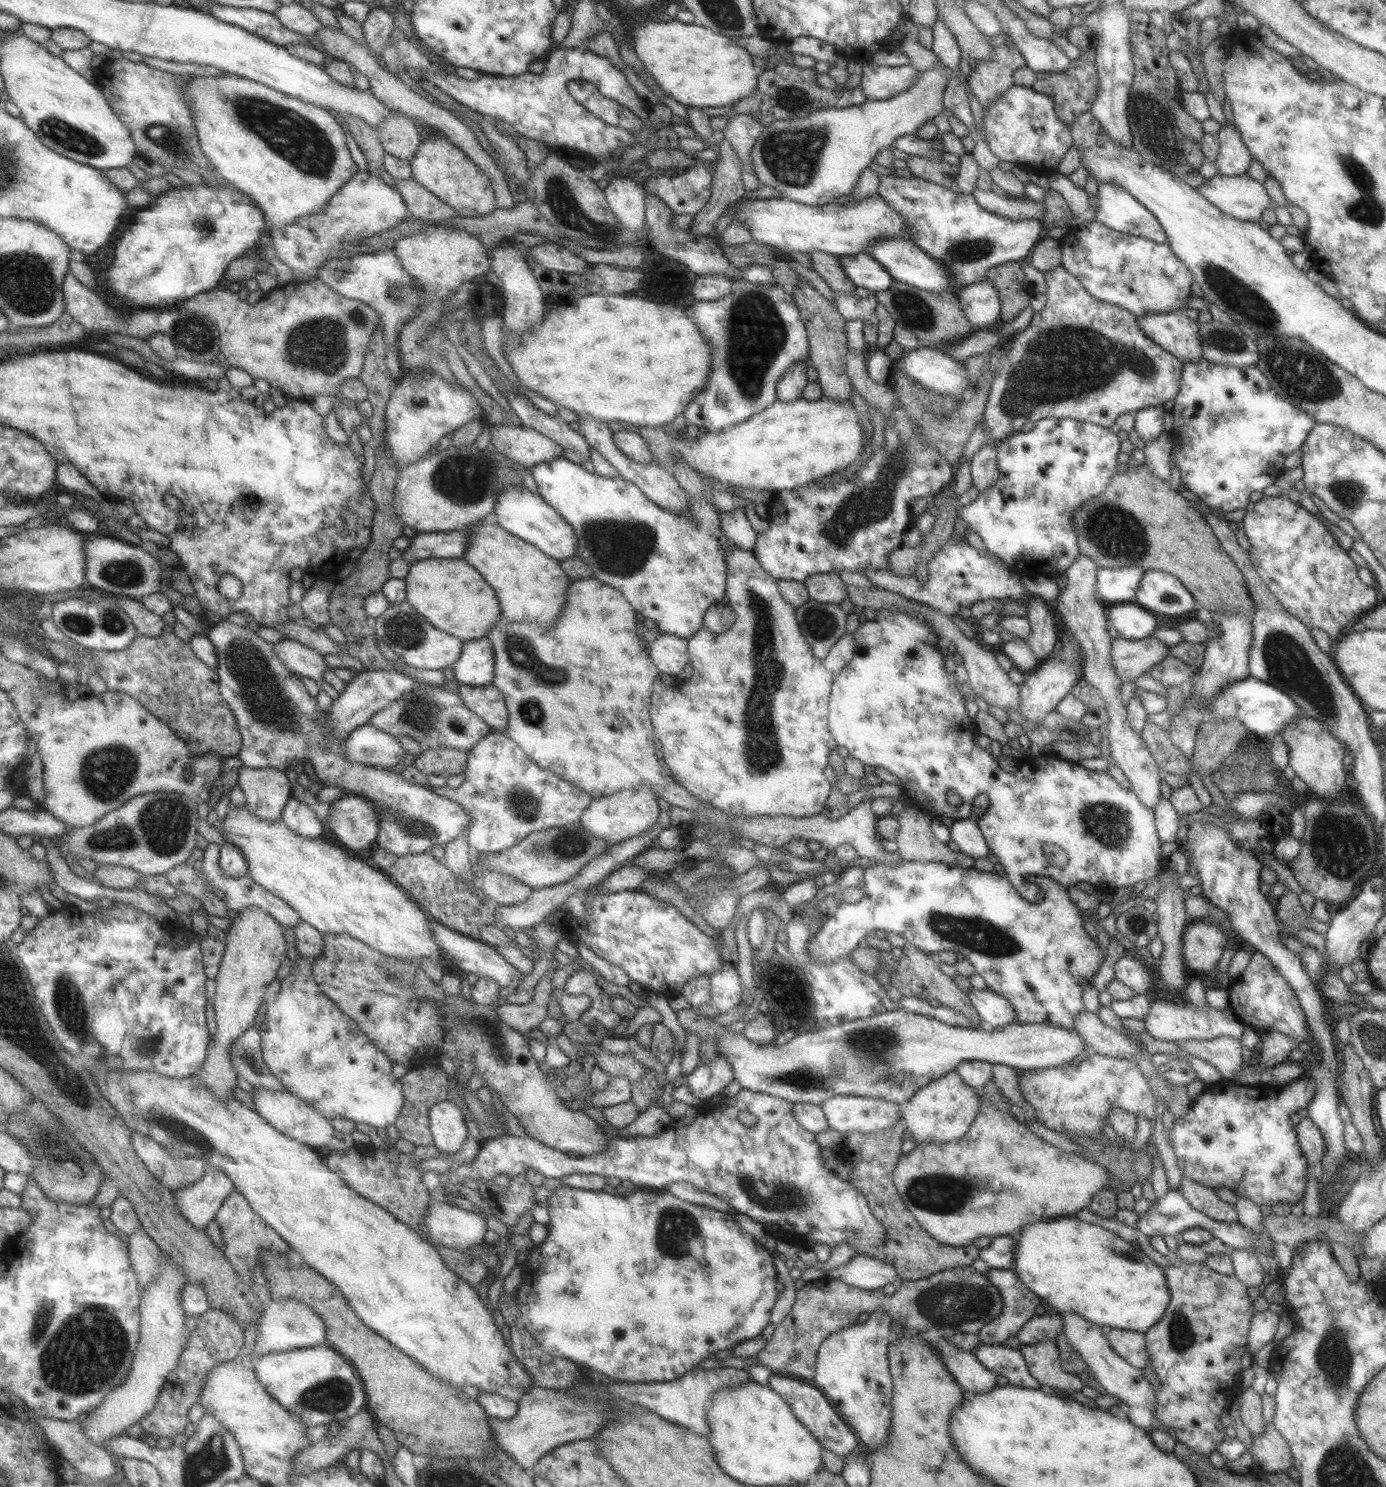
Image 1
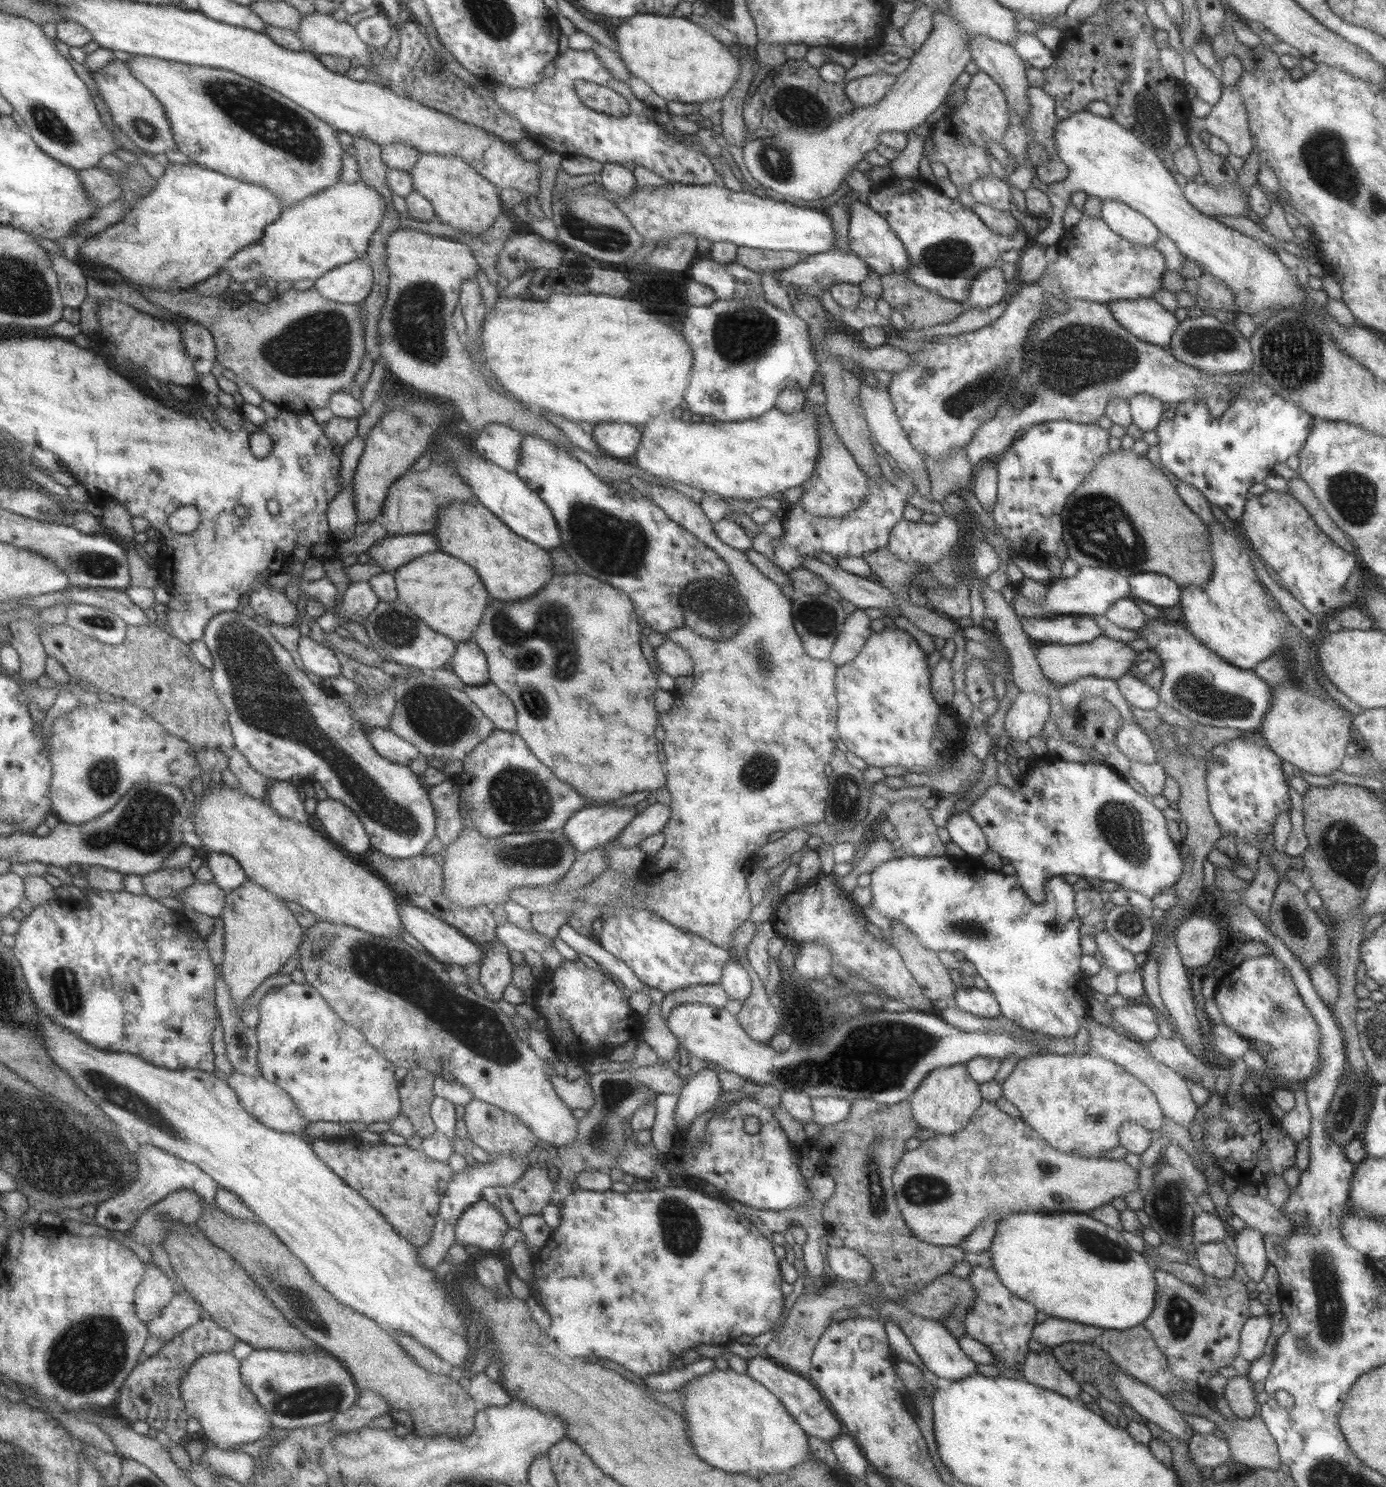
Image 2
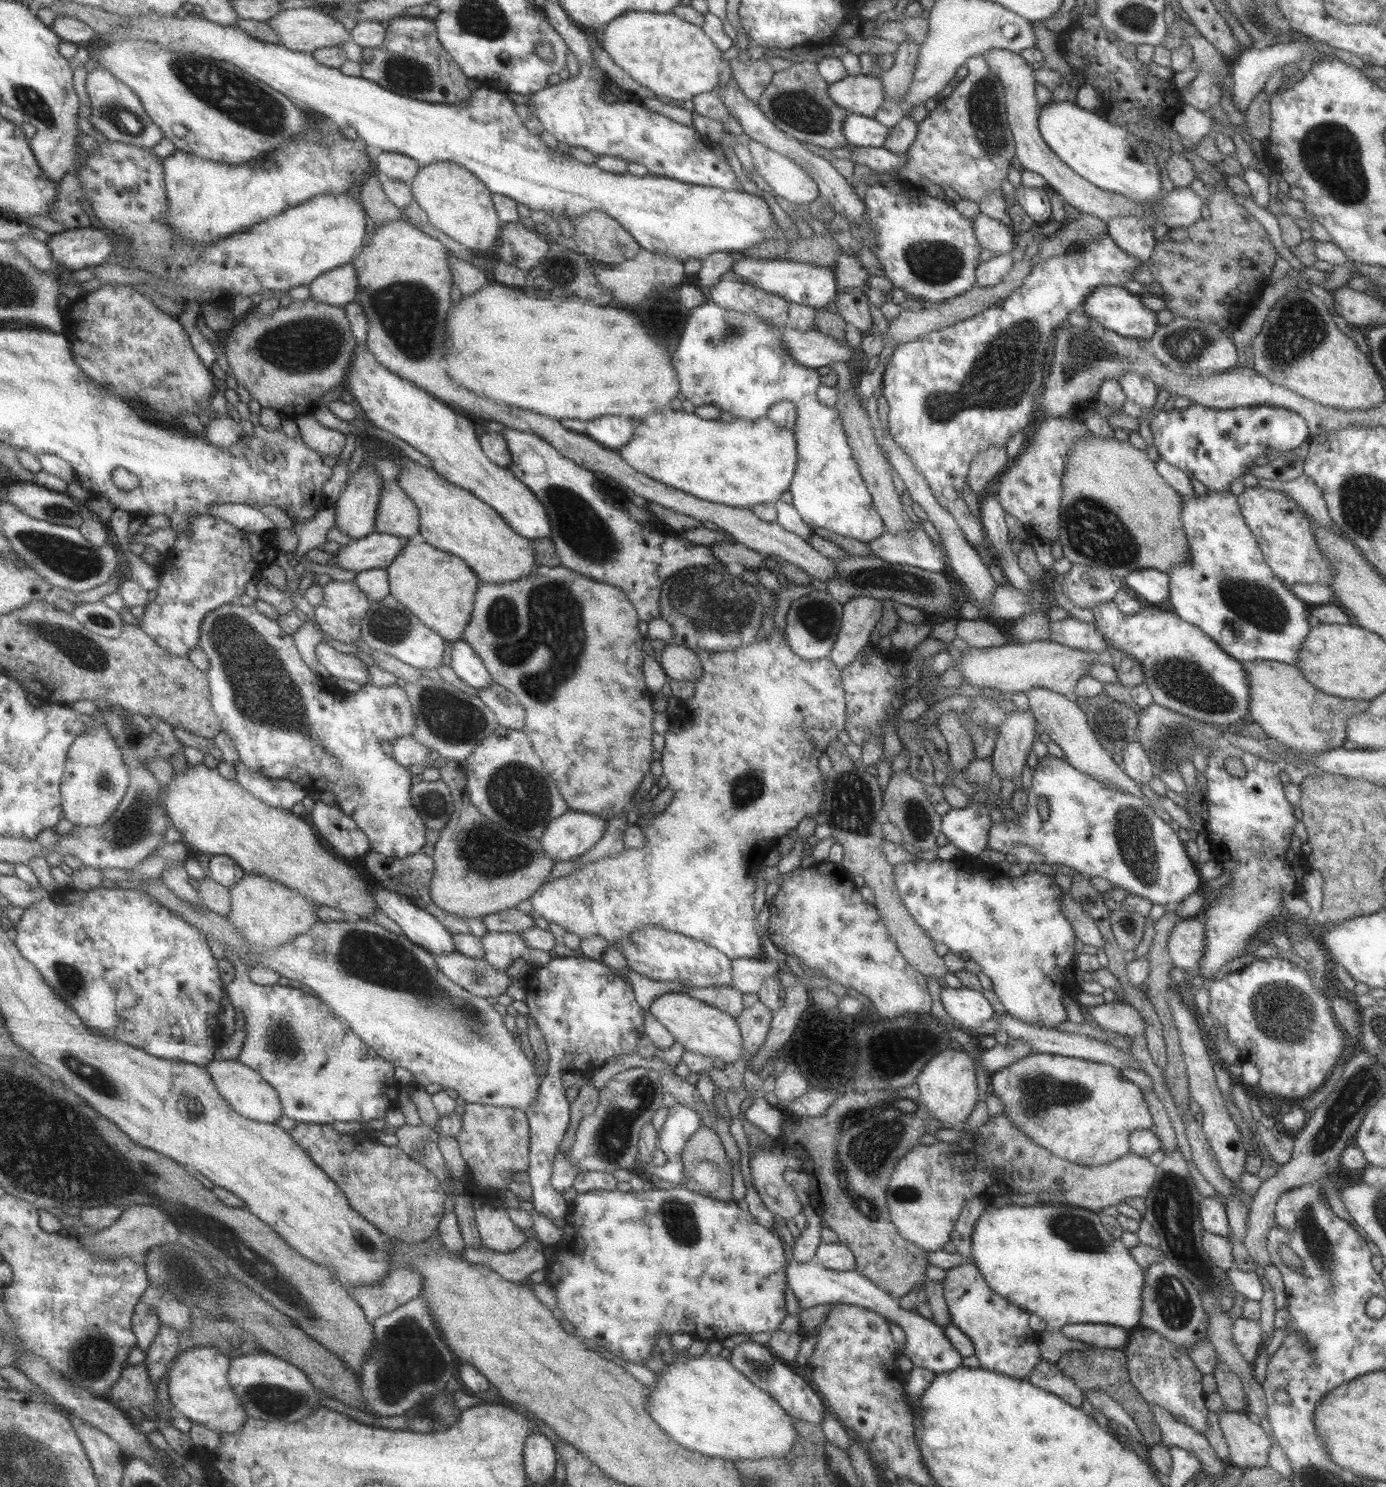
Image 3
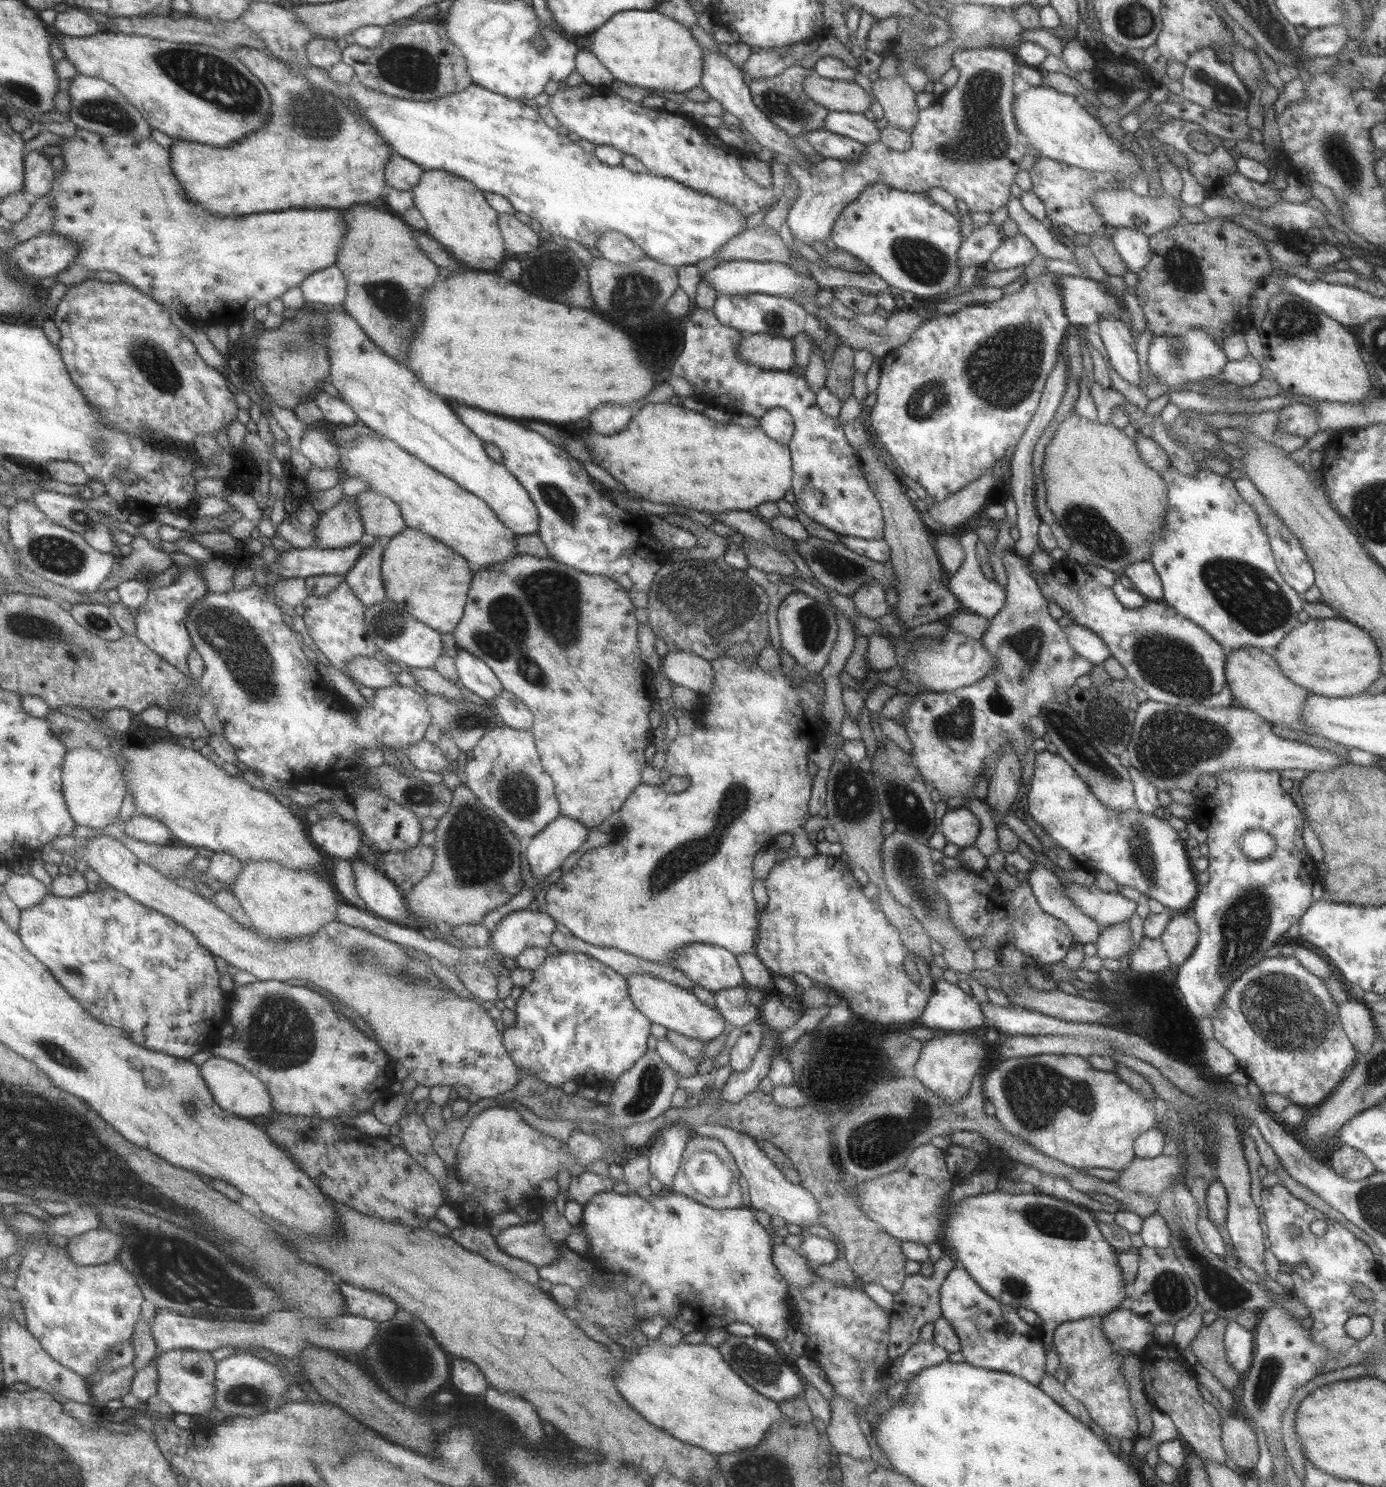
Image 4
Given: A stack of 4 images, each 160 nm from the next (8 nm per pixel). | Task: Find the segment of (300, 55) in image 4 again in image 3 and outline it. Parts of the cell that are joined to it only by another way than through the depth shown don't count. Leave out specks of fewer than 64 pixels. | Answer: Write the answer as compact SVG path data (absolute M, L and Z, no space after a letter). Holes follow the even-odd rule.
M300 7L297 9L283 9L266 23L279 35L280 44L299 50L301 52L314 53L318 48L326 46L340 46L343 42L352 40L351 32L337 20L333 14L319 12L313 7Z

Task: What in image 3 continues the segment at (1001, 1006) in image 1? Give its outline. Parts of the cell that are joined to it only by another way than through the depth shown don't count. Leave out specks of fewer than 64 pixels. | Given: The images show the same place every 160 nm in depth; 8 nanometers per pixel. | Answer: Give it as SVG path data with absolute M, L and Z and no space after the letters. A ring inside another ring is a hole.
M945 985L940 990L939 1000L952 1022L968 1033L994 1016L993 1008L981 991L963 986L951 988Z

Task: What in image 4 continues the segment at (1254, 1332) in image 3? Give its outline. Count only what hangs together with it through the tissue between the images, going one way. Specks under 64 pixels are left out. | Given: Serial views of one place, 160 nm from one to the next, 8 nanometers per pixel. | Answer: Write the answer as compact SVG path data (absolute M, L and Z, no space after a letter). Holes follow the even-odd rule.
M1228 1319L1223 1343L1230 1367L1235 1372L1244 1375L1253 1358L1253 1334L1242 1328L1235 1319Z

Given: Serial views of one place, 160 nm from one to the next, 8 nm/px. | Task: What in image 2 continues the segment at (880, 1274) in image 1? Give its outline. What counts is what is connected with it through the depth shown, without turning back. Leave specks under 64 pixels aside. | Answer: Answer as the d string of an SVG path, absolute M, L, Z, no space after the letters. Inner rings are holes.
M827 1247L824 1260L830 1271L843 1280L864 1284L871 1282L871 1265L867 1257L855 1250L847 1247Z

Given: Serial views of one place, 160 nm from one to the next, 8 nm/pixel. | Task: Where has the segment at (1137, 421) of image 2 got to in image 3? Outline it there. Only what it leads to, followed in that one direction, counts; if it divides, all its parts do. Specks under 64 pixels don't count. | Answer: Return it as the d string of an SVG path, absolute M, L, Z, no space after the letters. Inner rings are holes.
M1135 372L1121 374L1121 378L1117 382L1126 398L1137 406L1136 412L1138 410L1151 412L1157 394L1156 384L1143 378L1141 374L1135 374Z

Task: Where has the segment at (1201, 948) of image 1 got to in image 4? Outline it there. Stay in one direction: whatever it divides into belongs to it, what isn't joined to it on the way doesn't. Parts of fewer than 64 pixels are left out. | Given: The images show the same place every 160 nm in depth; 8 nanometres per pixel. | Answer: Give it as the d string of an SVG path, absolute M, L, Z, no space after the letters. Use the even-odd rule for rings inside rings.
M1184 915L1171 917L1159 940L1163 943L1171 967L1176 967L1193 952L1198 941L1198 926L1193 918Z

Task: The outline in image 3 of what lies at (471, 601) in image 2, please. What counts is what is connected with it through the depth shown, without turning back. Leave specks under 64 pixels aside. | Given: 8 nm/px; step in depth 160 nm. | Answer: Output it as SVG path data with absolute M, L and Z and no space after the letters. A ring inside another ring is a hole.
M411 539L389 566L392 596L448 642L462 640L473 618L481 578L460 556L422 539Z

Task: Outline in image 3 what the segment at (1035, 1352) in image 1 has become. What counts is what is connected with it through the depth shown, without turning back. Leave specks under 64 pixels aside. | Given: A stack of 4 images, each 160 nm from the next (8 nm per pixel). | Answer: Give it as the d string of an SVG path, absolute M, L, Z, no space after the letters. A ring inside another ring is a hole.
M1042 1360L1033 1367L1026 1380L1033 1386L1058 1396L1073 1408L1081 1408L1083 1404L1083 1390L1077 1388L1070 1378L1063 1376L1055 1364Z

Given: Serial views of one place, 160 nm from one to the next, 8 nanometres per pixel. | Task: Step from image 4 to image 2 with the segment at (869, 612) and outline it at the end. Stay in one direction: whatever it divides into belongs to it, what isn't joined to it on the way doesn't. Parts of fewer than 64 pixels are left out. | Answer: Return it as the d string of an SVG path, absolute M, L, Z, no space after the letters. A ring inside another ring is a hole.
M855 607L855 612L851 612L843 622L841 633L832 645L828 660L833 666L838 667L853 660L861 651L865 640L871 635L869 628L869 616L865 610Z

